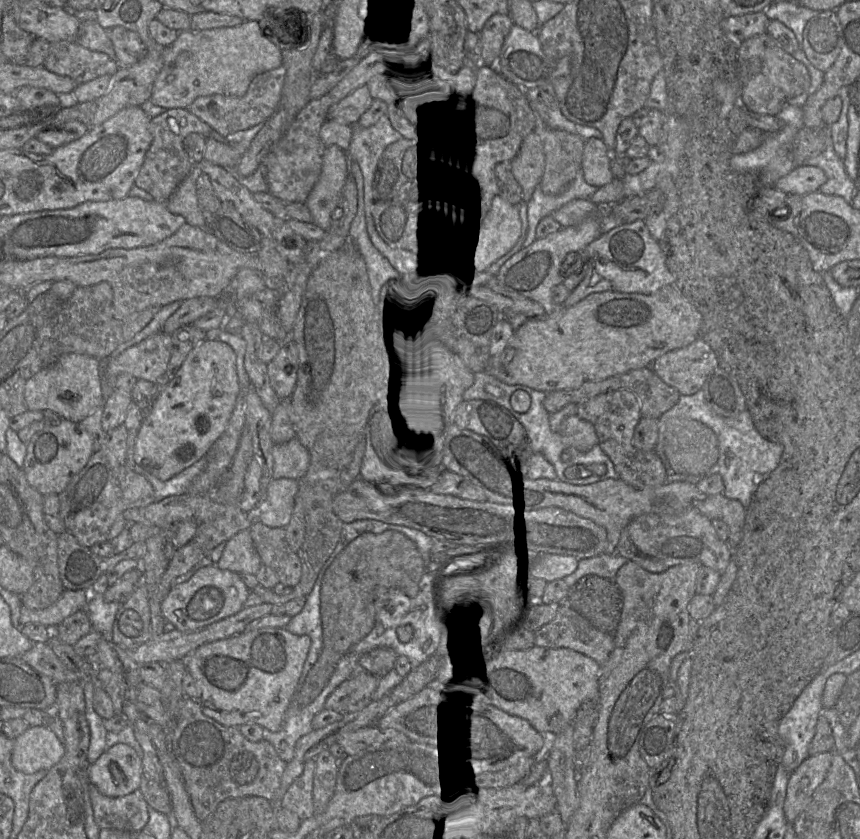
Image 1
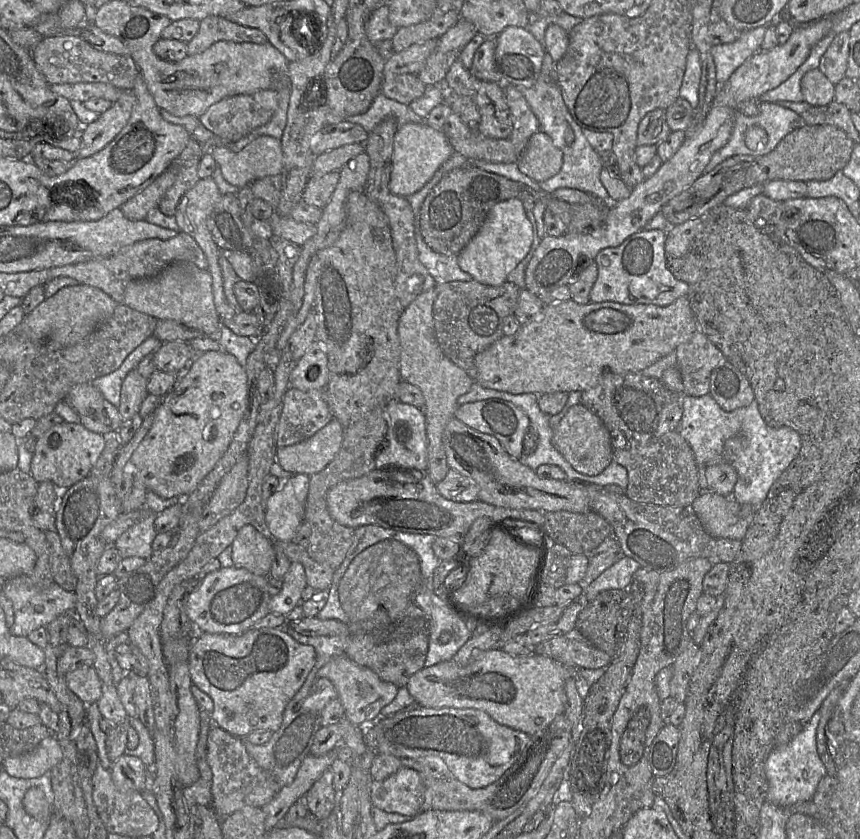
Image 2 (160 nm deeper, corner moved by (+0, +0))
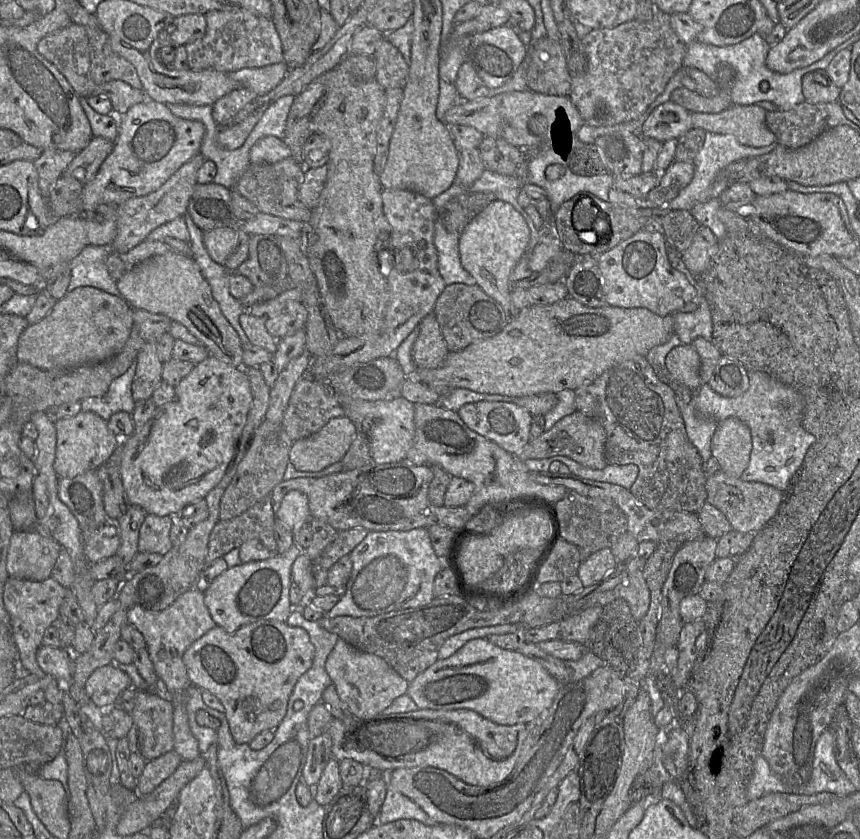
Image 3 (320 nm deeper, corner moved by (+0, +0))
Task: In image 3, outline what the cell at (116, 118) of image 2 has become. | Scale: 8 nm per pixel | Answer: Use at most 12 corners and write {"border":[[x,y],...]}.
{"border":[[93,136],[63,174],[93,180],[115,142]]}

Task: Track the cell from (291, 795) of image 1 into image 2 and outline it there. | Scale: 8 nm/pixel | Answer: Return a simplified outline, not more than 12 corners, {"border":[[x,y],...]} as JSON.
{"border":[[327,769],[304,795],[309,814],[326,819],[337,806]]}

